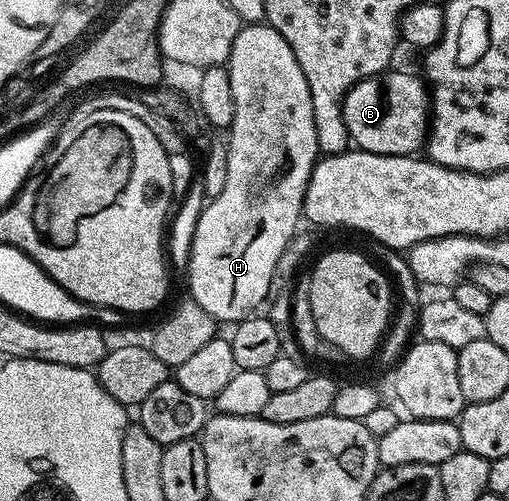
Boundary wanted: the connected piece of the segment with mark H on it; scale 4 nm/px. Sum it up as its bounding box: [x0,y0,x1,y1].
[188,23,320,323]

